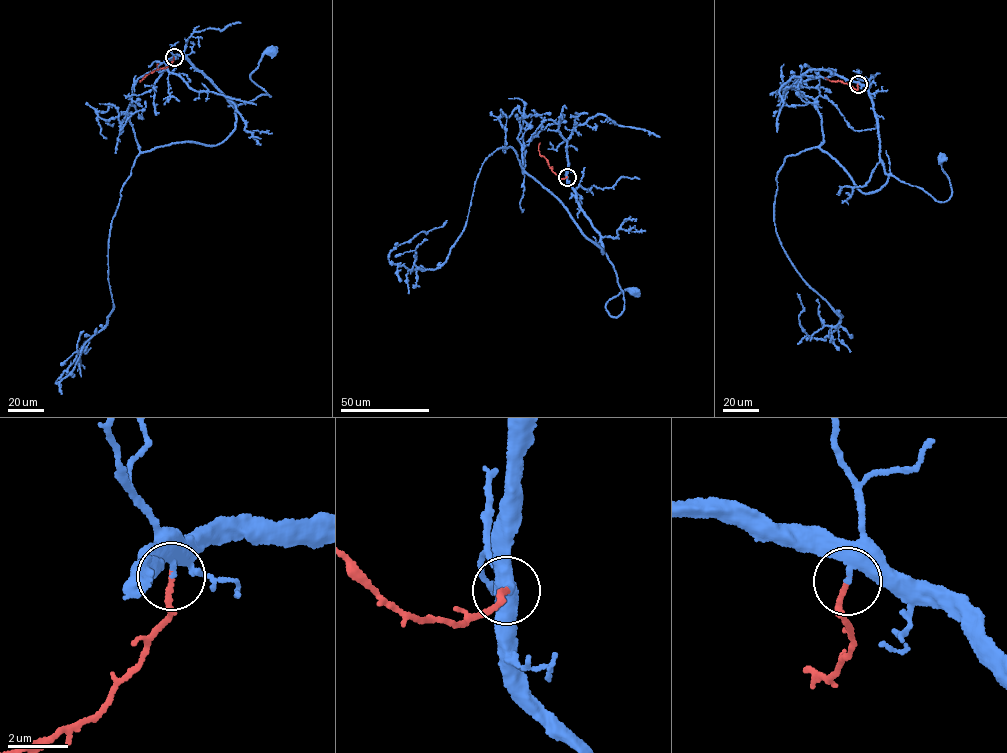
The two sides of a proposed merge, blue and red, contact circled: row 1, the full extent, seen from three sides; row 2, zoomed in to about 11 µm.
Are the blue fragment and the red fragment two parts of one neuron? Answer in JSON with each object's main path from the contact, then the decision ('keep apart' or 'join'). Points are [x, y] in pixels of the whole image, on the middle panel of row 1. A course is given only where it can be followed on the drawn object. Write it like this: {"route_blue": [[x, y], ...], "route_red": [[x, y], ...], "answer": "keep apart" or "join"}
{"route_blue": [[566, 177], [623, 292], [622, 313], [610, 315], [609, 299], [634, 291]], "route_red": [[566, 177], [560, 178], [552, 170], [548, 160], [539, 154], [540, 143]], "answer": "join"}

